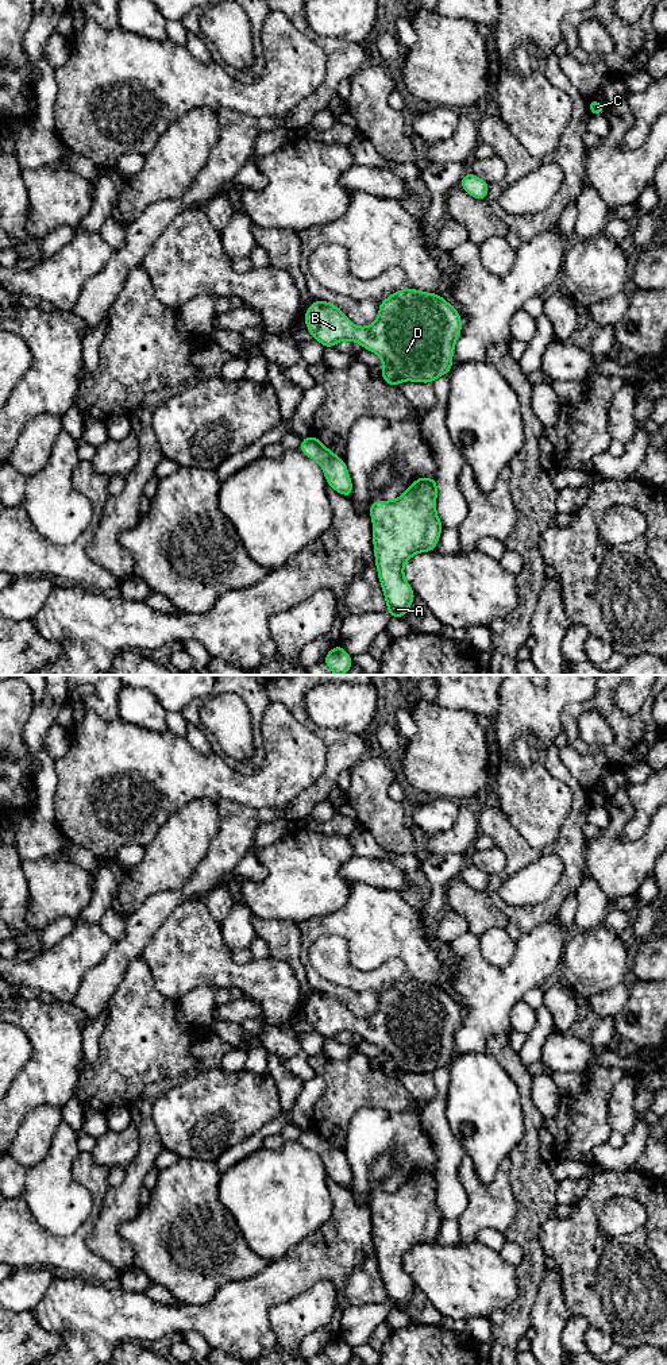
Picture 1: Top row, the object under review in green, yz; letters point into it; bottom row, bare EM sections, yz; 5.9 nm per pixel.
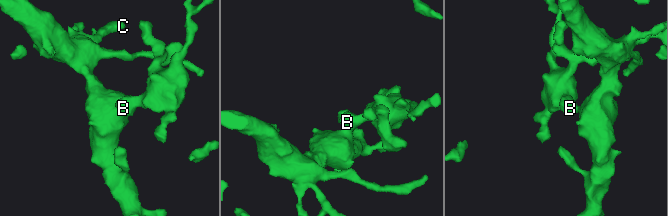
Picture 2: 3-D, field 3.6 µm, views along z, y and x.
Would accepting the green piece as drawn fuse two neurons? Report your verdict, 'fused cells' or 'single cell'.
single cell

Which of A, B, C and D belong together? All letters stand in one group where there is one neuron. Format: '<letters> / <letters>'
A B C D

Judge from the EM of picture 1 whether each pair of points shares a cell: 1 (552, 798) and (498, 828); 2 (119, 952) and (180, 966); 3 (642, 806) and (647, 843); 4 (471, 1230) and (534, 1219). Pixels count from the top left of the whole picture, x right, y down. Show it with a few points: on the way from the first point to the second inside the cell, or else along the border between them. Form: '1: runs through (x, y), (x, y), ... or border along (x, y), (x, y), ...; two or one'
1: border along (482, 804), (494, 802), (529, 845); two
2: border along (158, 928), (141, 955); two
3: border along (652, 814), (640, 837), (621, 839); two
4: border along (513, 1192), (516, 1203), (515, 1218), (502, 1232); two

